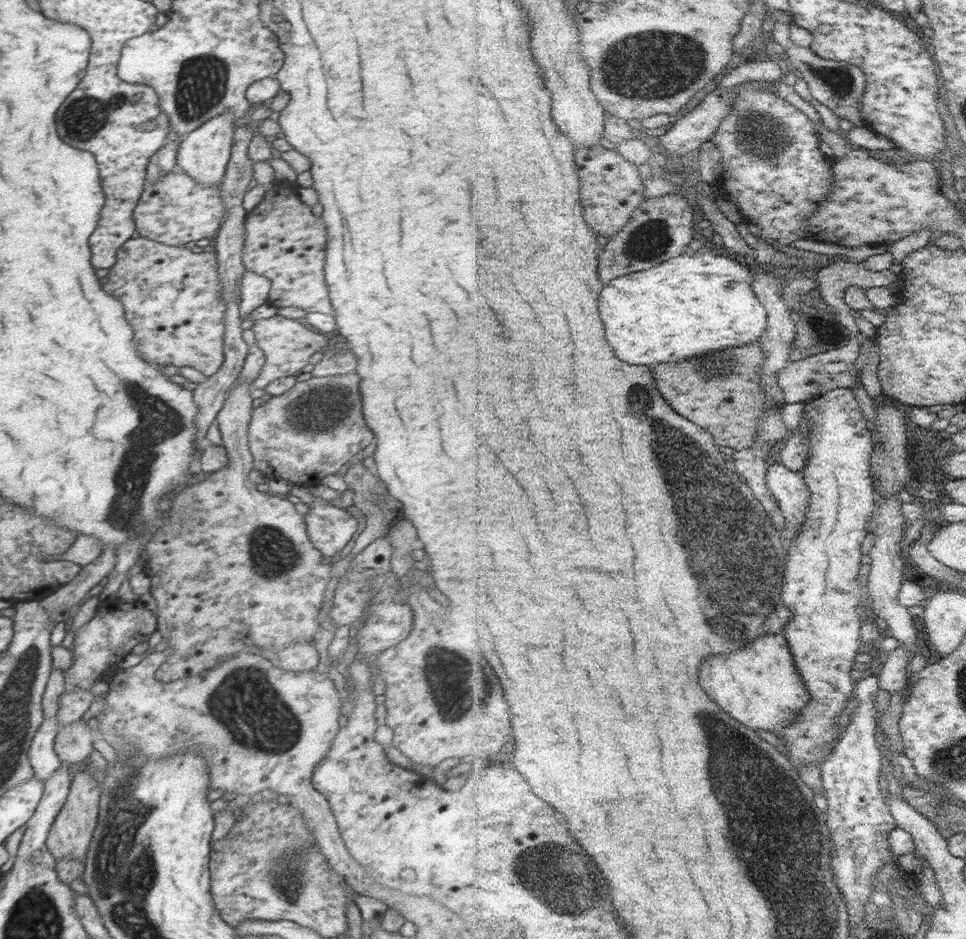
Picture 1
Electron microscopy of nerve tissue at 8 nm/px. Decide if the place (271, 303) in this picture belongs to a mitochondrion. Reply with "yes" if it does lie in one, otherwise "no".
no

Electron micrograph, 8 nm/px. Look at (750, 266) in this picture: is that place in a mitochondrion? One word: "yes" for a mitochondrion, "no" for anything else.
no

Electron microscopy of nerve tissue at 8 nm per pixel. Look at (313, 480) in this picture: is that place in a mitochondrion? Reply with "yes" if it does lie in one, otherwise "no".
no

